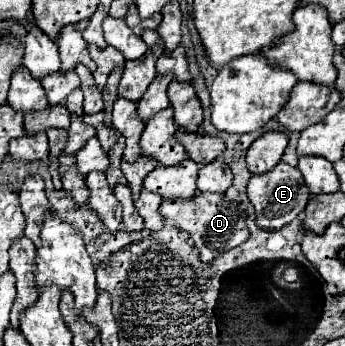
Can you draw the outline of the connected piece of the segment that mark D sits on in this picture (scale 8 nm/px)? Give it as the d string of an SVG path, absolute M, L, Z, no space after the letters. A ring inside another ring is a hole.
M200 192L192 196L190 200L162 200L160 214L170 220L176 228L190 234L194 240L194 246L200 252L202 262L212 262L218 254L240 246L248 240L248 228L244 220L244 212L240 212L238 202L232 202L226 198L226 194L212 194L212 192Z

